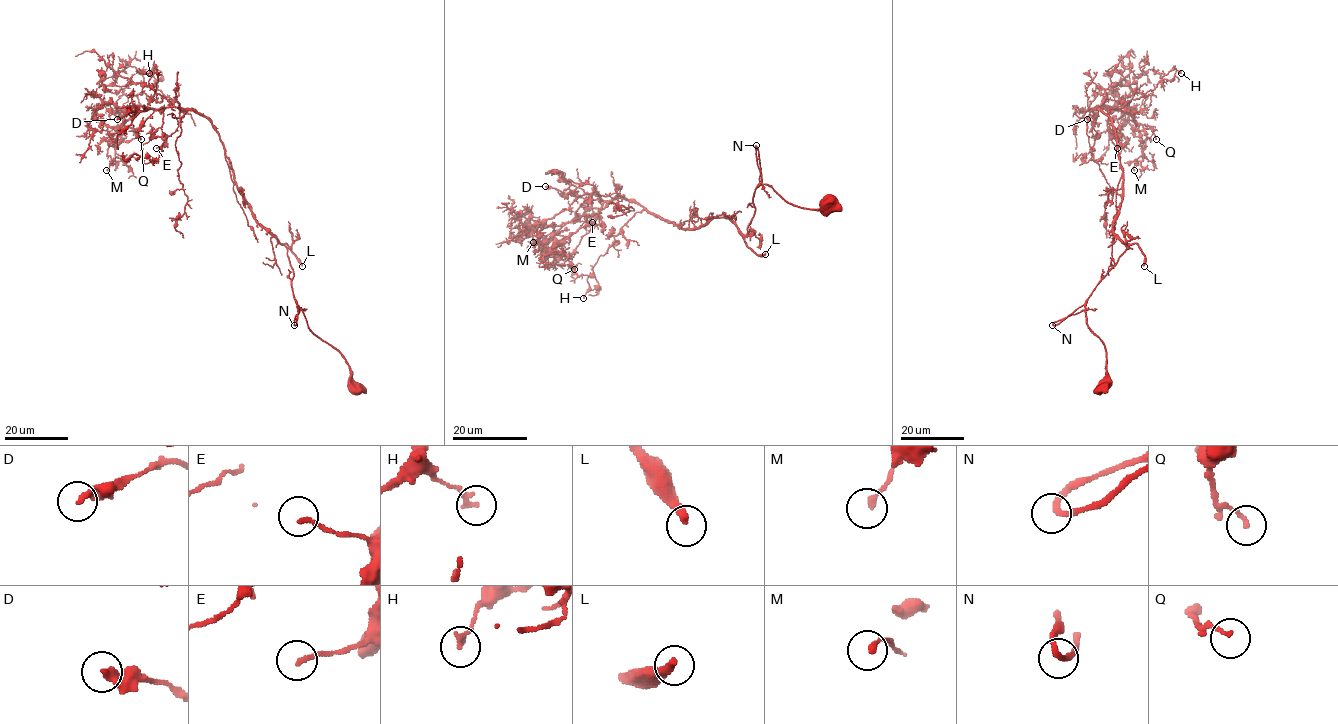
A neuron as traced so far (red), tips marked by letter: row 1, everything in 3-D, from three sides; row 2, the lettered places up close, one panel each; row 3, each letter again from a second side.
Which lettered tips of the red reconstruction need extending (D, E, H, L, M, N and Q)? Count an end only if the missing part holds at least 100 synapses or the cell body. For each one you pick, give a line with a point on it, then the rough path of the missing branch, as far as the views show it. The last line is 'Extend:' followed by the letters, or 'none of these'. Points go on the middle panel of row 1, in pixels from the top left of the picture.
L: place (765, 254)
Extend: L

